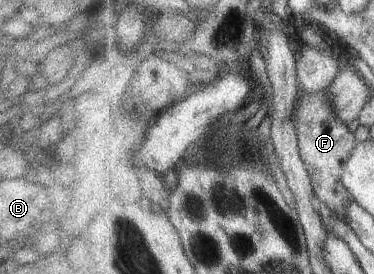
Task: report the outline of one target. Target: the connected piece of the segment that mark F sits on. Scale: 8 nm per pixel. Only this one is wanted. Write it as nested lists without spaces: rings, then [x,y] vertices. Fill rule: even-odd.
[[[328,88],[314,93],[302,92],[296,110],[295,128],[298,132],[300,155],[309,171],[314,194],[321,203],[328,204],[332,211],[347,221],[346,208],[353,202],[353,198],[342,183],[342,176],[353,149],[358,145],[356,133],[351,132],[347,123],[337,118]]]

